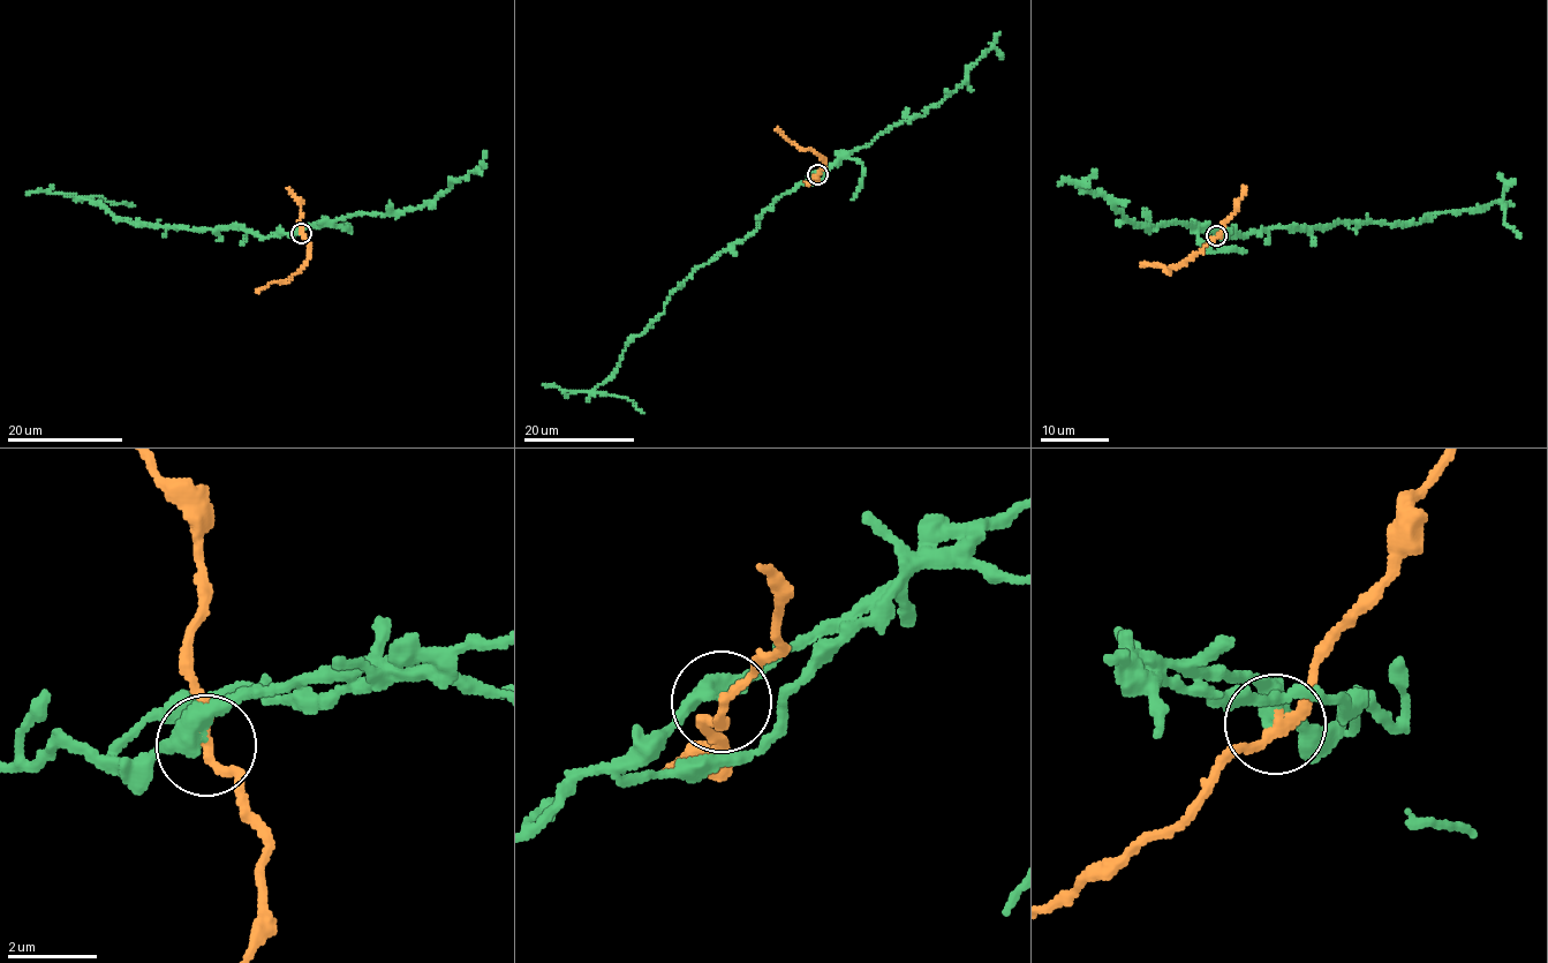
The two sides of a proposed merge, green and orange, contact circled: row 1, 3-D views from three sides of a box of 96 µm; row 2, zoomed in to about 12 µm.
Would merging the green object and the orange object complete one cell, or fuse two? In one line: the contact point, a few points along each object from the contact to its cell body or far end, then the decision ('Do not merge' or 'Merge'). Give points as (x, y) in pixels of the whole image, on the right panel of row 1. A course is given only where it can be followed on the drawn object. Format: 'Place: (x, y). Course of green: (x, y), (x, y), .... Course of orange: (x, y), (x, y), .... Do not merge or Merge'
Place: (1216, 235). Course of green: (1216, 234), (1245, 237), (1275, 226), (1292, 232), (1344, 220), (1412, 224), (1500, 201), (1504, 224), (1519, 239). Course of orange: (1216, 237), (1168, 271), (1155, 263), (1140, 263). Do not merge

